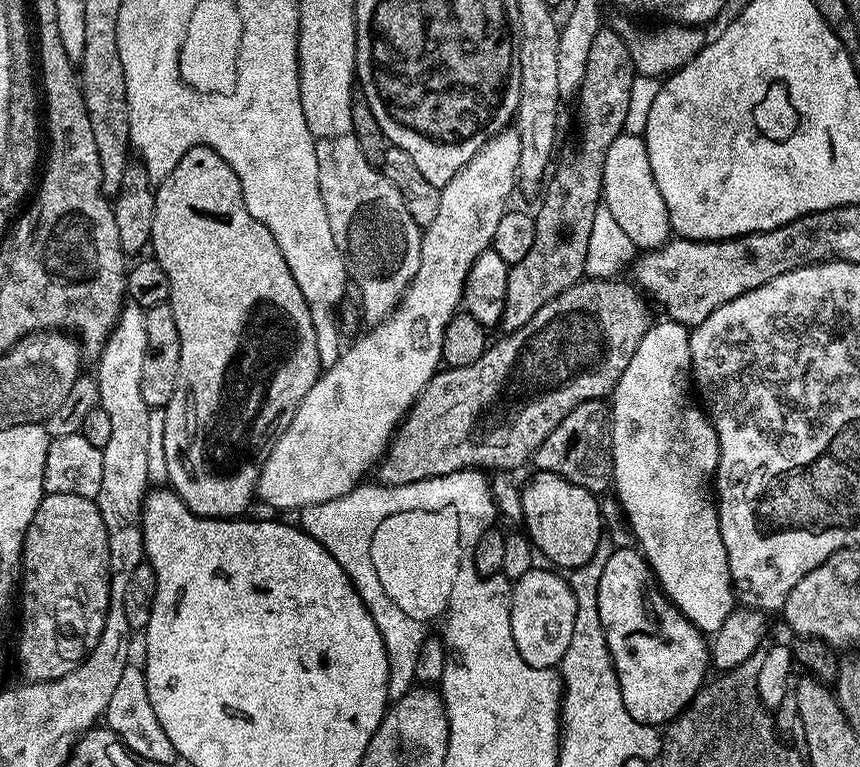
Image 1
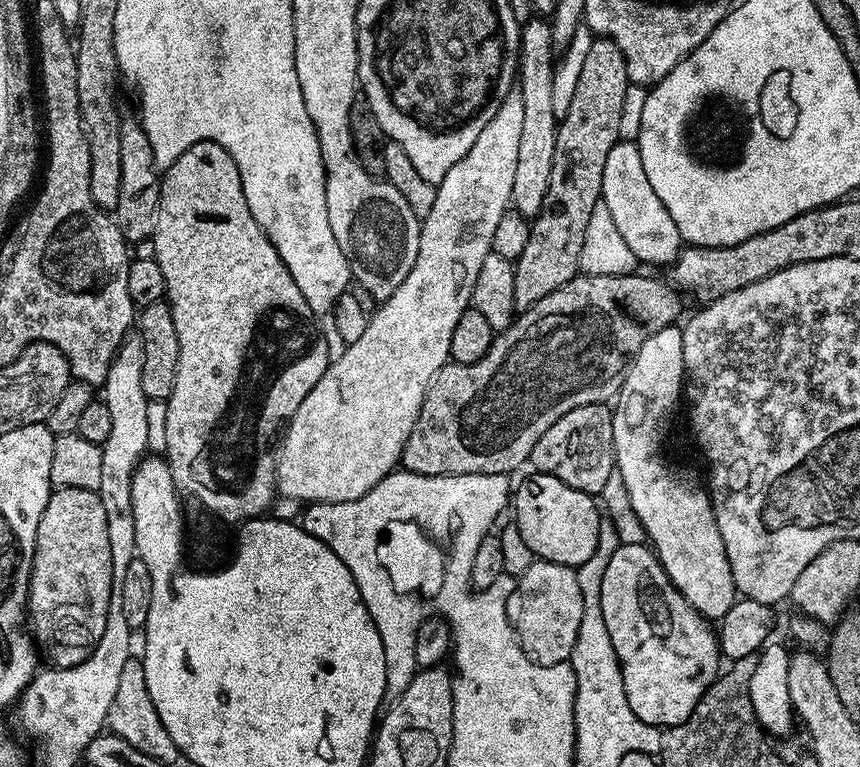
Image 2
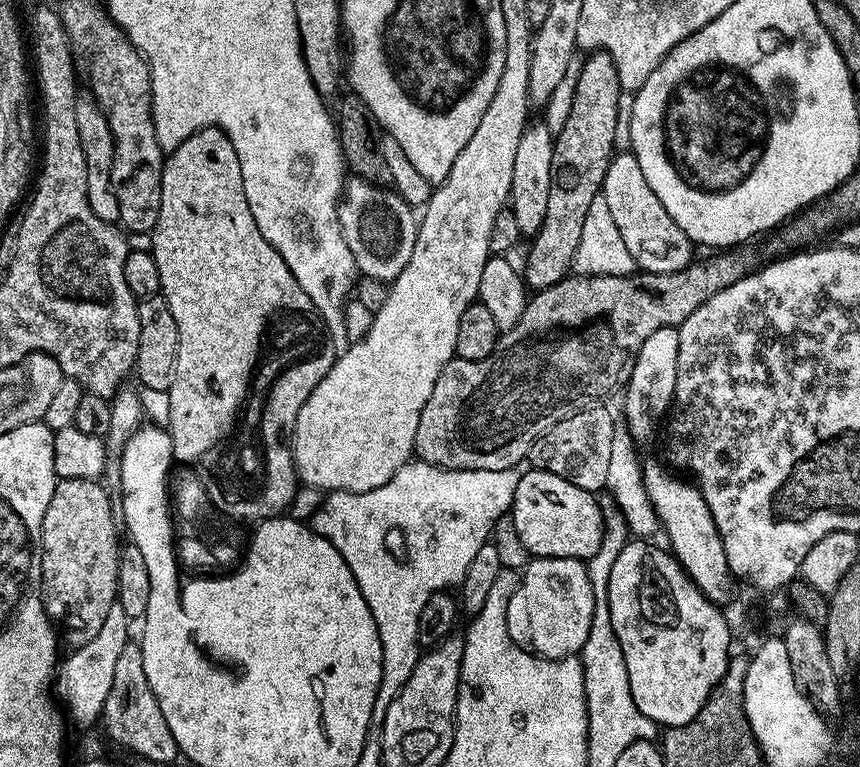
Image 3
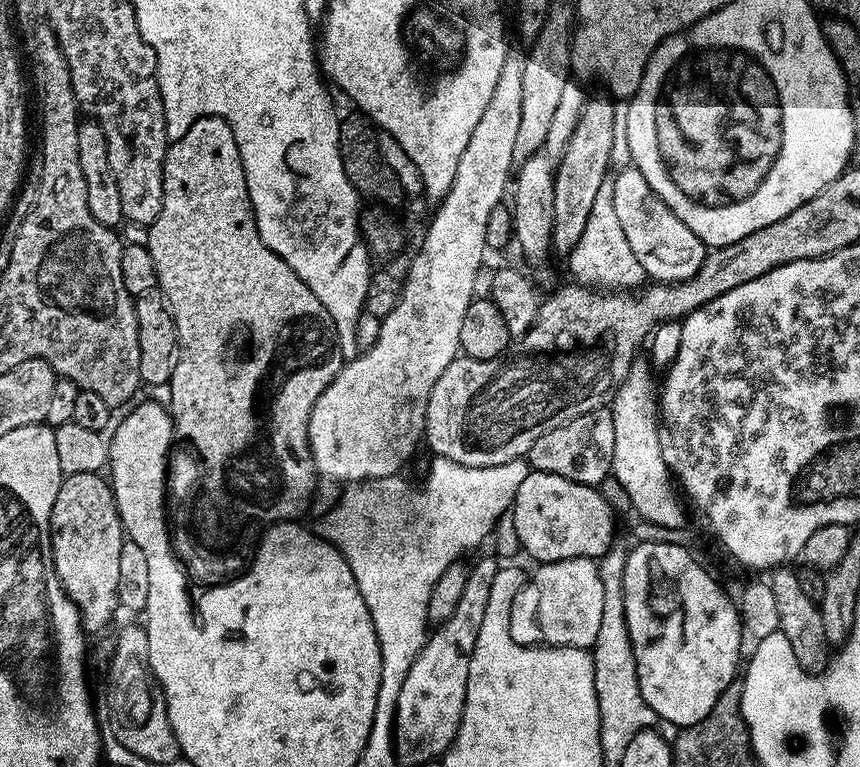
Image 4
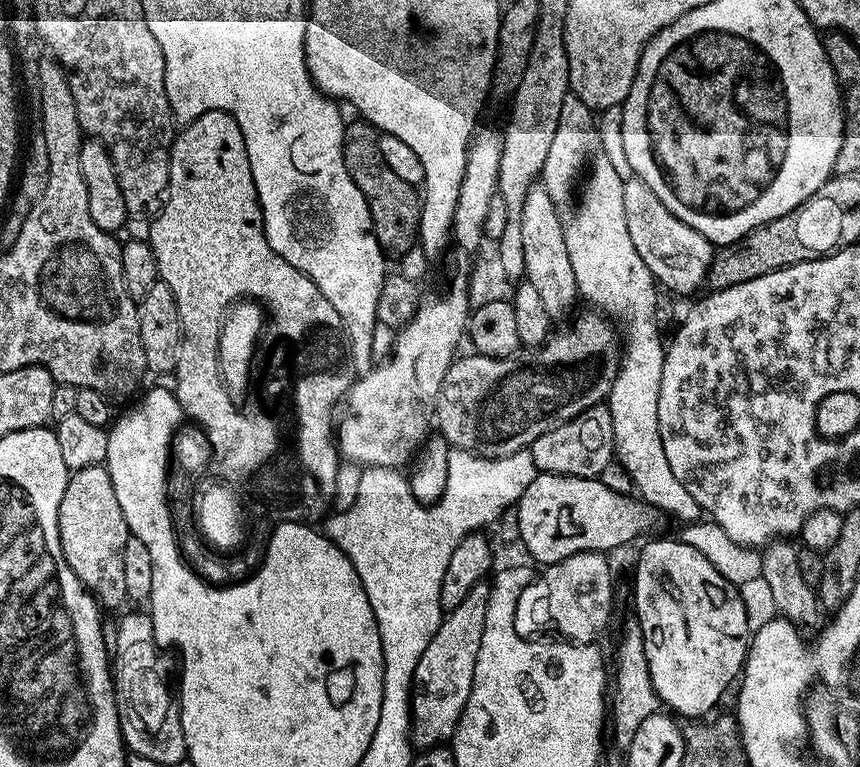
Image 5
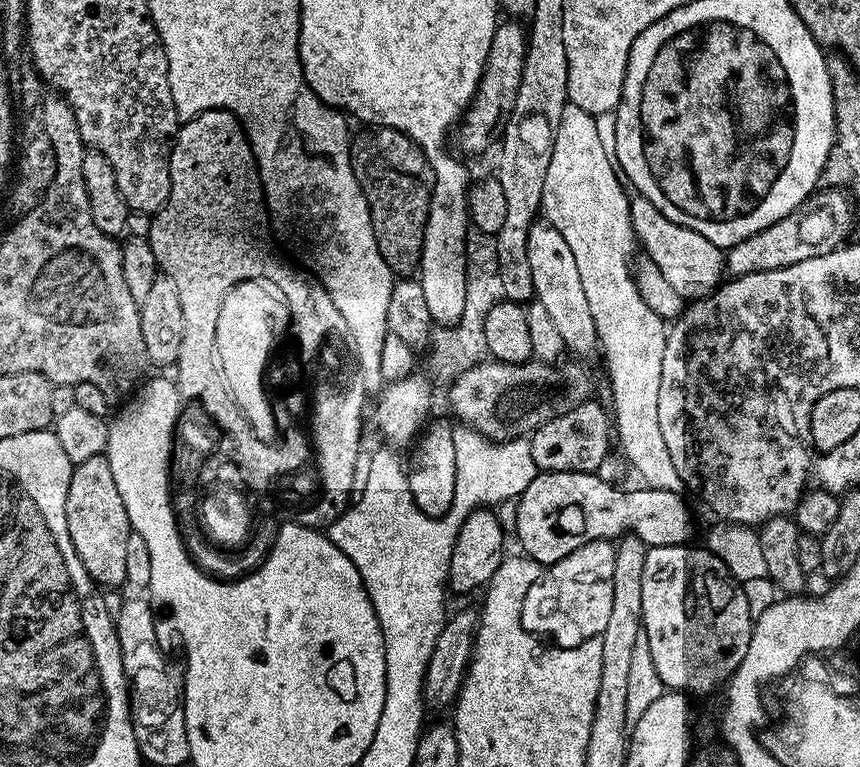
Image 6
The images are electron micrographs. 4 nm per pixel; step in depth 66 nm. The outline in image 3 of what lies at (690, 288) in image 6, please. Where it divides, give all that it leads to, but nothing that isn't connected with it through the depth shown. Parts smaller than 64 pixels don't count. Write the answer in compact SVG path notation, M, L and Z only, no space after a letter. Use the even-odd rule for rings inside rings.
M652 192L618 194L614 222L624 238L628 251L641 271L650 273L676 273L693 261L694 245L685 232L676 226L658 196Z

